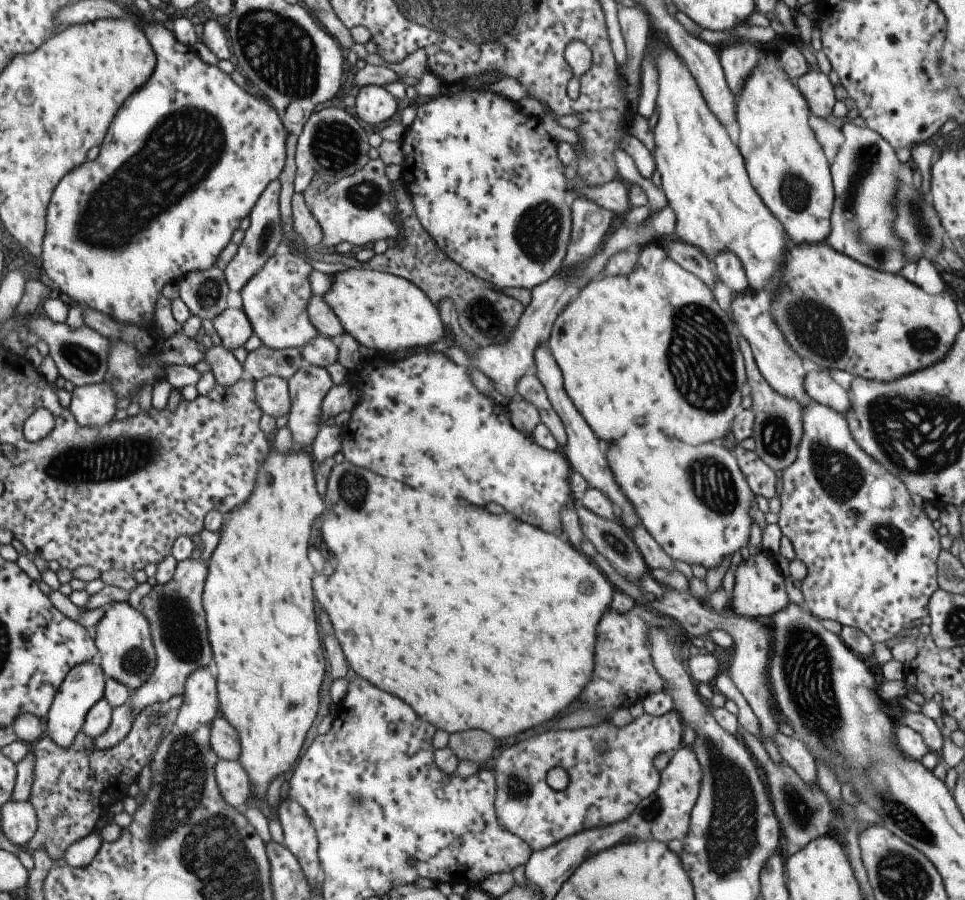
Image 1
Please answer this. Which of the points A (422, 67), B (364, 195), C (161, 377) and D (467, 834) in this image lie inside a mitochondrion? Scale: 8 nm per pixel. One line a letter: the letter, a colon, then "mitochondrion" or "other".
A: other
B: mitochondrion
C: other
D: other

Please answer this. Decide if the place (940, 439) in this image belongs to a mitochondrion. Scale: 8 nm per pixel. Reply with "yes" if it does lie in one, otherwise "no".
yes

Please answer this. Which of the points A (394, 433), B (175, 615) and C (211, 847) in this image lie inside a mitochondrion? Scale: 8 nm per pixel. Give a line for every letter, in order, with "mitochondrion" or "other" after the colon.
A: other
B: mitochondrion
C: mitochondrion

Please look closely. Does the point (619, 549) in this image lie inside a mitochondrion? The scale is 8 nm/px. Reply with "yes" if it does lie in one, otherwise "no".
yes

